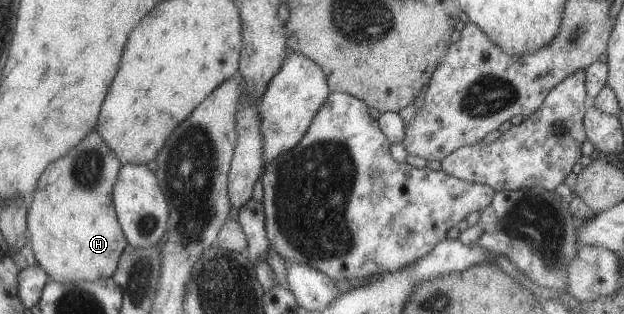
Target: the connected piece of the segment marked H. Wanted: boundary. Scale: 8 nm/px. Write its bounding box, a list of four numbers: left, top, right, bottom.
[27,130,129,283]

